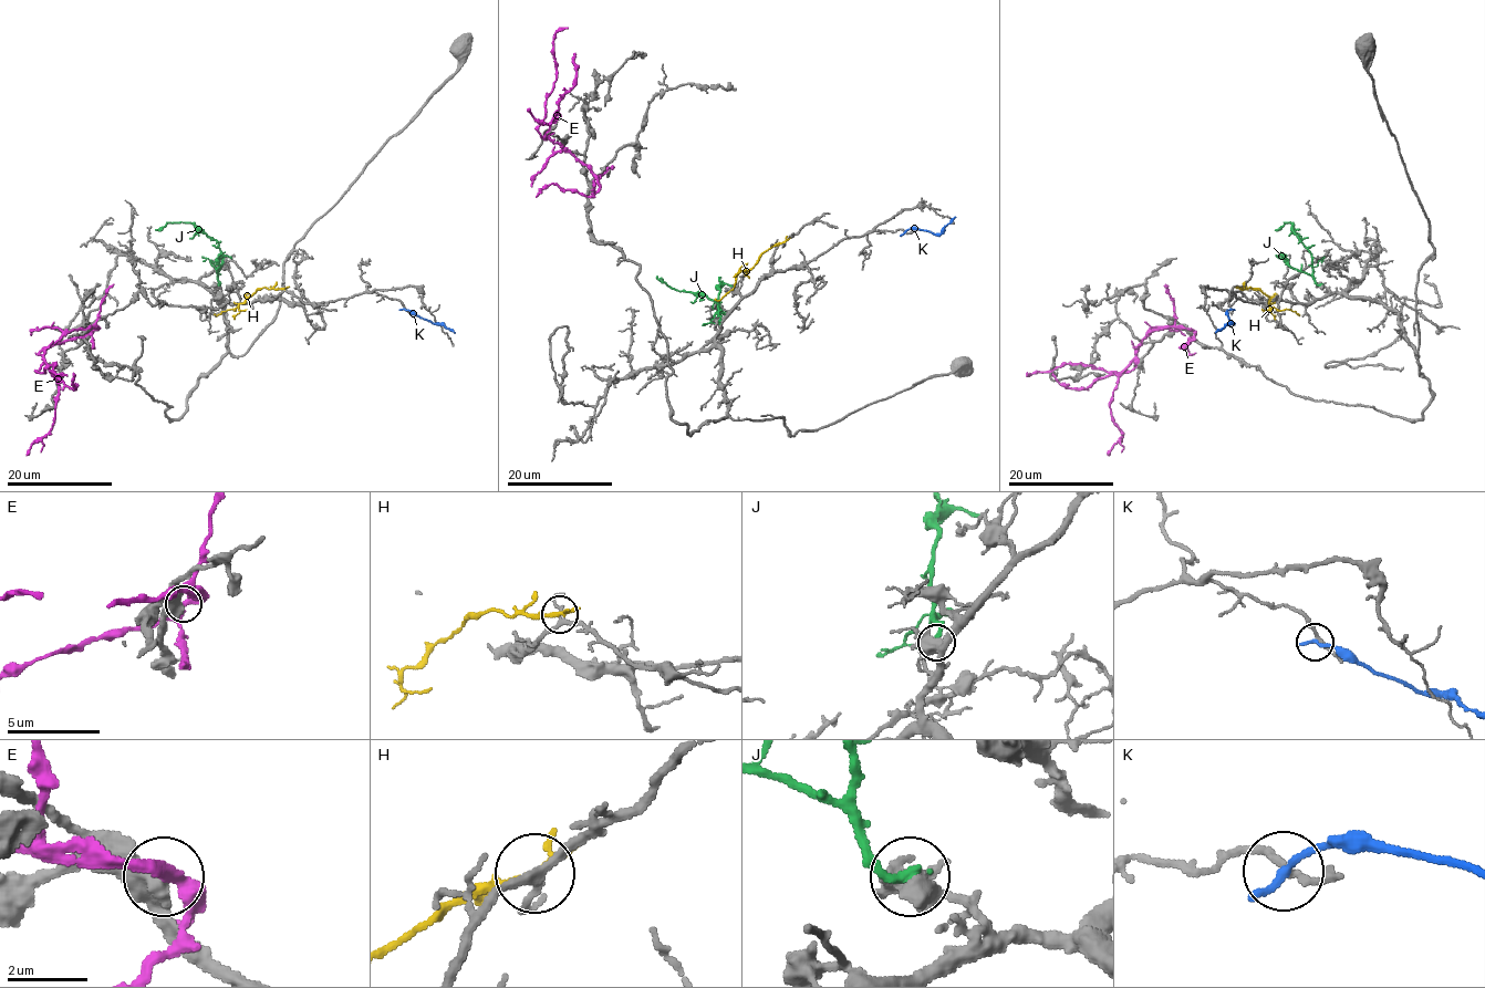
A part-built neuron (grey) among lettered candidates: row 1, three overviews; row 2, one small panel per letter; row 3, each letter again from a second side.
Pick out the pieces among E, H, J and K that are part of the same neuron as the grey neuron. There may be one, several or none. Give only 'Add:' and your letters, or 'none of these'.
Add: none of these

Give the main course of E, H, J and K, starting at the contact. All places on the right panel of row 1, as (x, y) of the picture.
E: (1192, 331), (1166, 326), (1153, 331), (1136, 350), (1136, 363), (1130, 371), (1117, 373), (1062, 363), (1027, 376)
H: (1241, 288), (1258, 288), (1268, 297), (1270, 308), (1291, 309), (1297, 313)
J: (1320, 284), (1312, 274), (1311, 252), (1294, 232), (1294, 226), (1286, 222), (1275, 230)
K: (1231, 309), (1227, 315), (1232, 322), (1215, 333)

